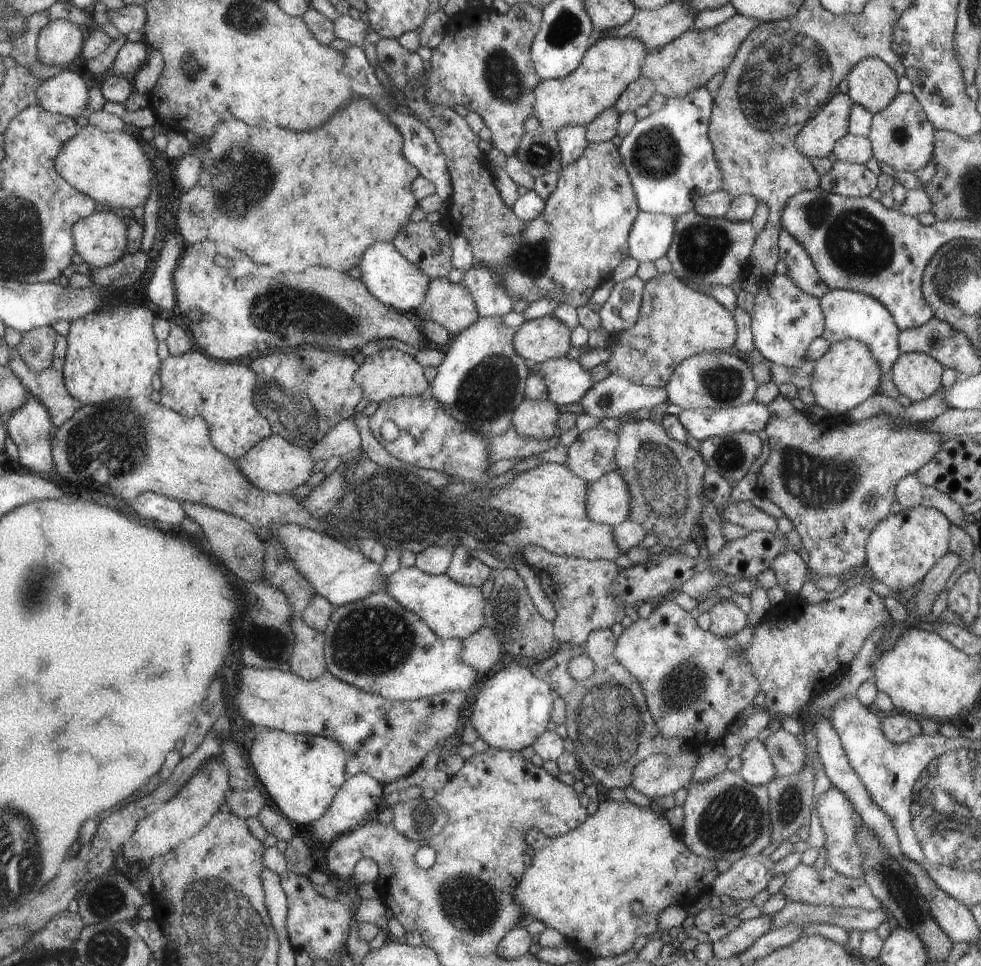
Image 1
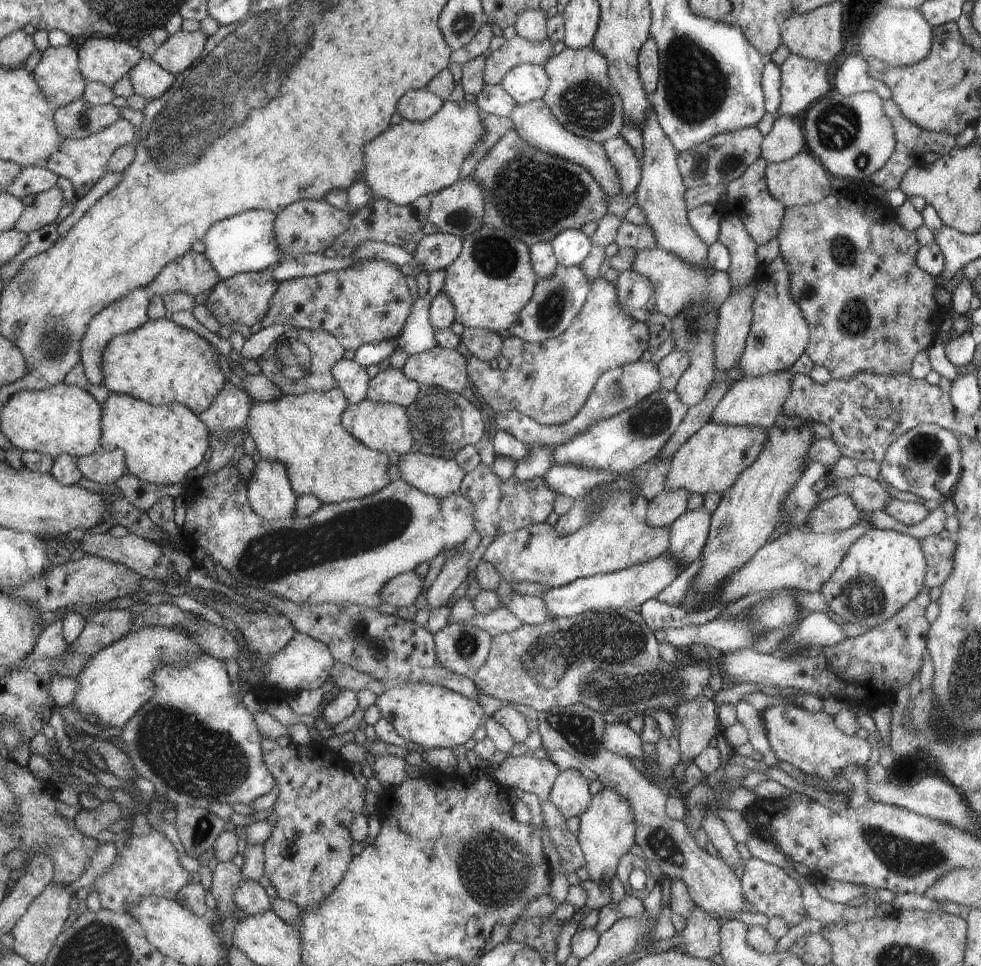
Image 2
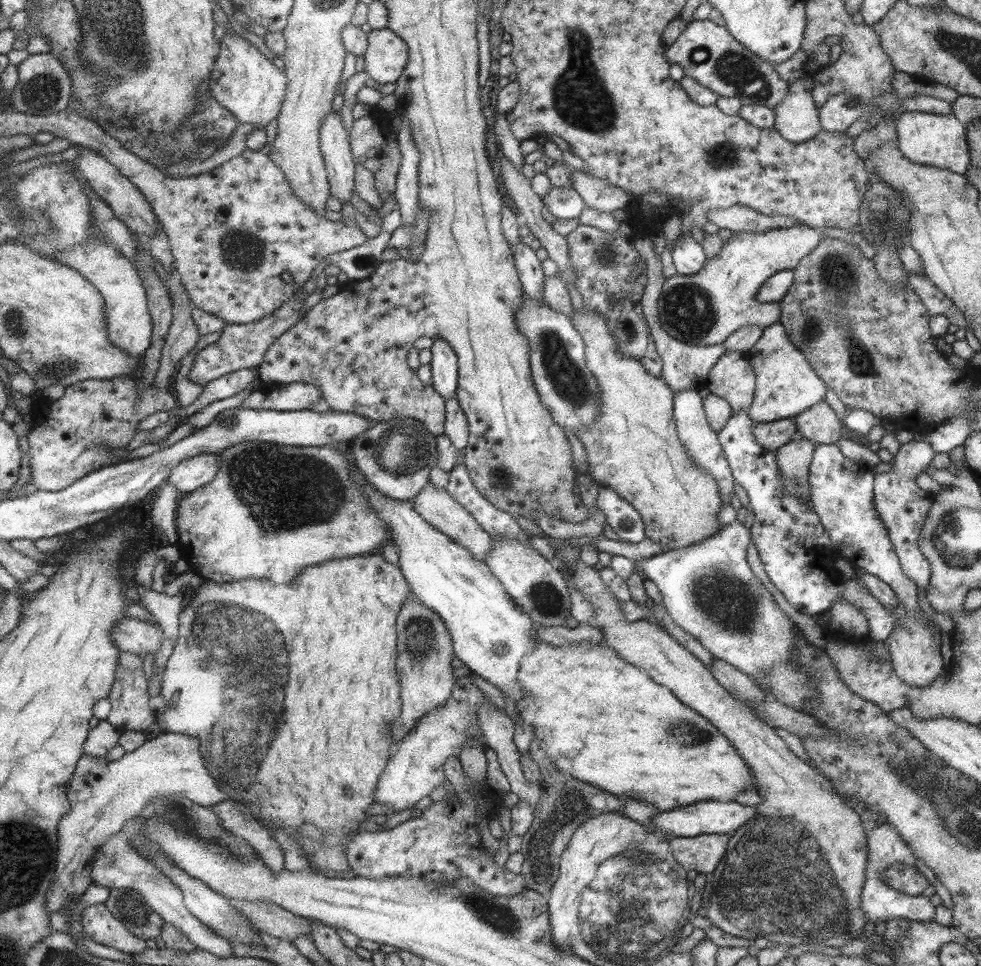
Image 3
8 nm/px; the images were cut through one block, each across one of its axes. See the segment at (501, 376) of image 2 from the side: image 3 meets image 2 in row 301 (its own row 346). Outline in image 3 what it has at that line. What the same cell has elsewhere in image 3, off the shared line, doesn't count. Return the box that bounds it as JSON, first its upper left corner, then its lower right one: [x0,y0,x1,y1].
[571,308,722,552]

